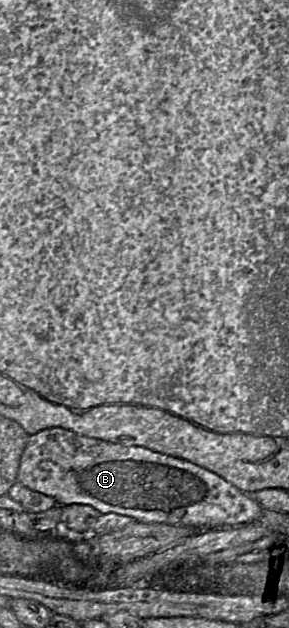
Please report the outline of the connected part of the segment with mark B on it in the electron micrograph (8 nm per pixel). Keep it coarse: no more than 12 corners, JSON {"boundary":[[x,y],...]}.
{"boundary":[[61,427],[17,482],[57,505],[199,530],[264,508],[219,475]]}

